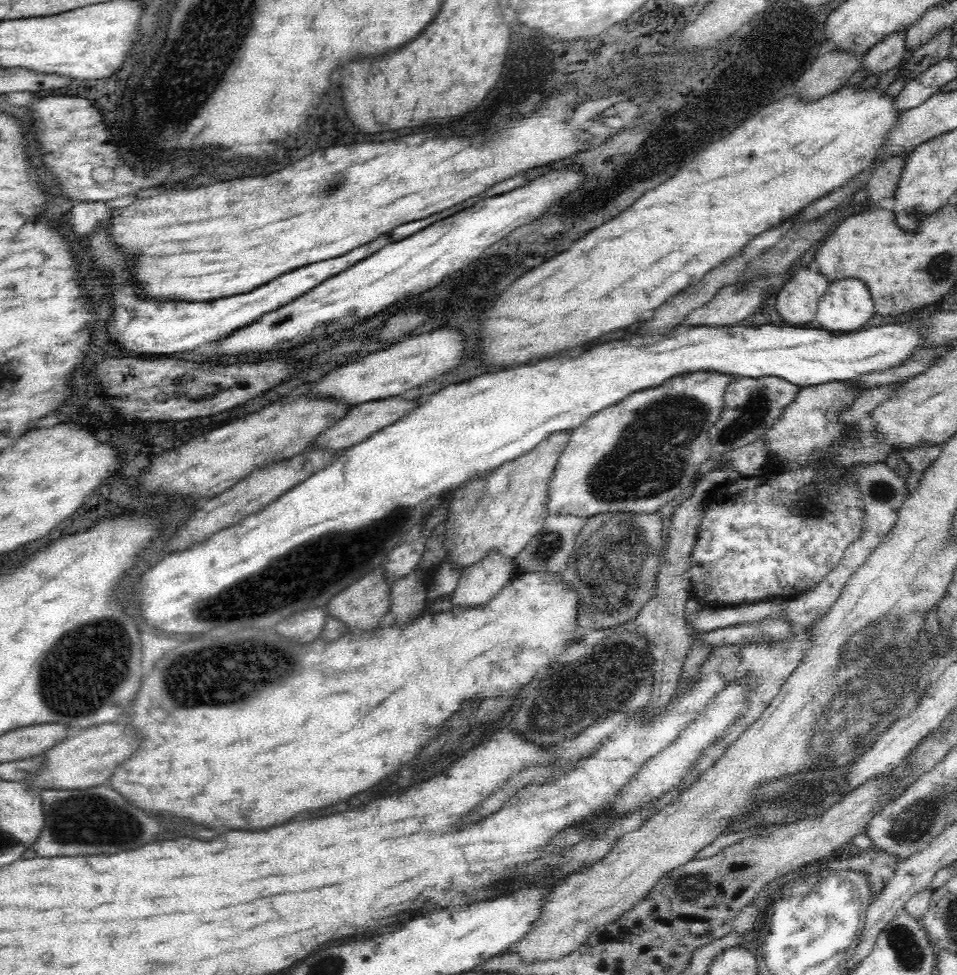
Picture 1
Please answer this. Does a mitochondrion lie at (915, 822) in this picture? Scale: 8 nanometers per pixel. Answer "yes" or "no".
yes

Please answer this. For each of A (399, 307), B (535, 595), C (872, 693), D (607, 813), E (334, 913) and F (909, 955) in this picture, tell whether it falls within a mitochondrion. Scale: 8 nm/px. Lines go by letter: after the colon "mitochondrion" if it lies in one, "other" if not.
A: other
B: other
C: mitochondrion
D: other
E: other
F: mitochondrion

